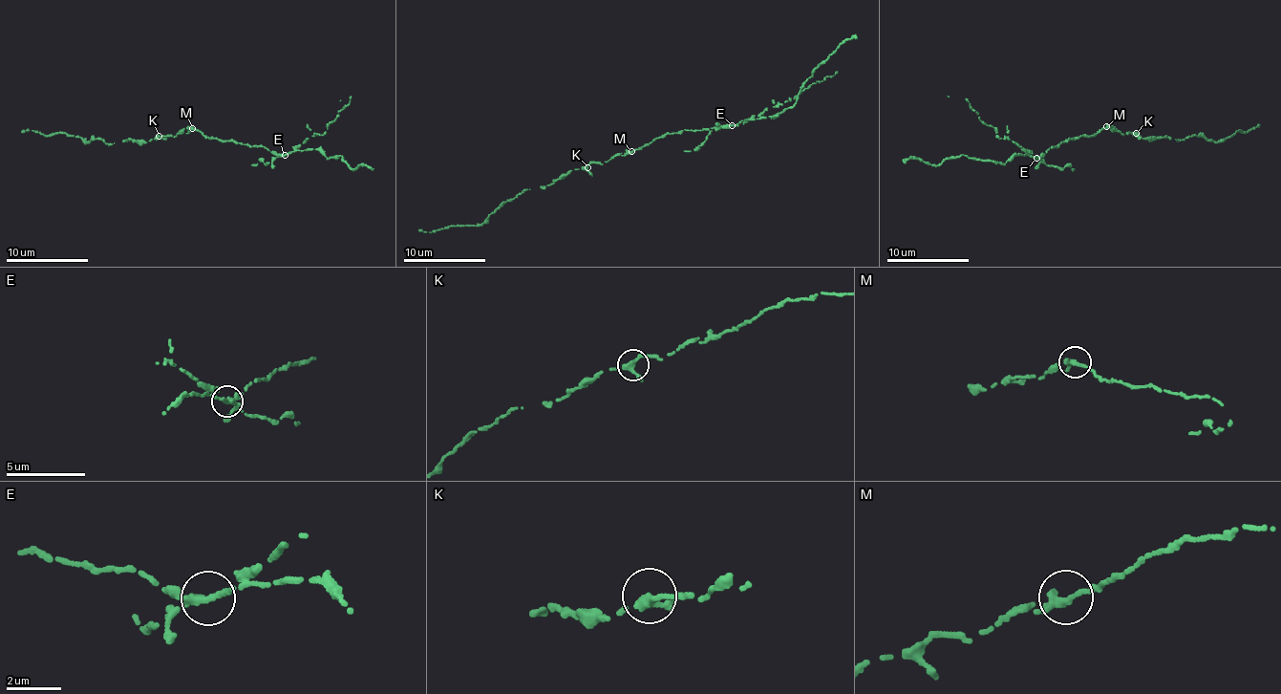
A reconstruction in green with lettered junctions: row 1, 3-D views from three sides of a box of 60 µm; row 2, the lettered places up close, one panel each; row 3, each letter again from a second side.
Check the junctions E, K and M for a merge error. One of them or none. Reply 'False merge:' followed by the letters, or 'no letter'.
False merge: E

